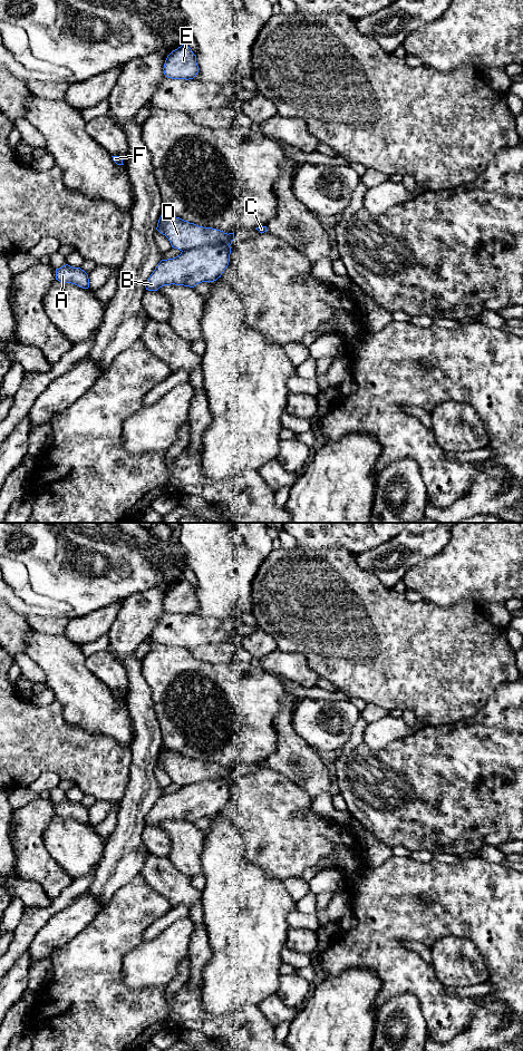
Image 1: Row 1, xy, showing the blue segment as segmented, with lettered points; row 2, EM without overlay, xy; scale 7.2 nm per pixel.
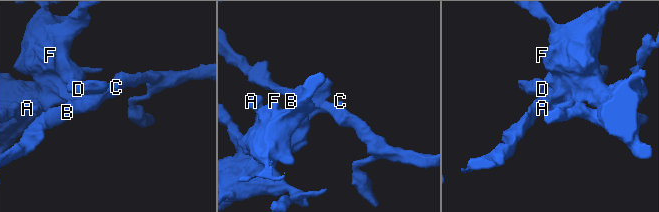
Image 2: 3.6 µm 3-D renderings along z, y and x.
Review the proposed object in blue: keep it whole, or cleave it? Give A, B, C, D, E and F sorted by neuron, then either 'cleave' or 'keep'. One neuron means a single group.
A D E F / B C | cleave

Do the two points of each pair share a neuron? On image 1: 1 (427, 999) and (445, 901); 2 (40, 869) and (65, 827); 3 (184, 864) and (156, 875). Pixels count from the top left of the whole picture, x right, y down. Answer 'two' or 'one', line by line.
1: one
2: two
3: two

